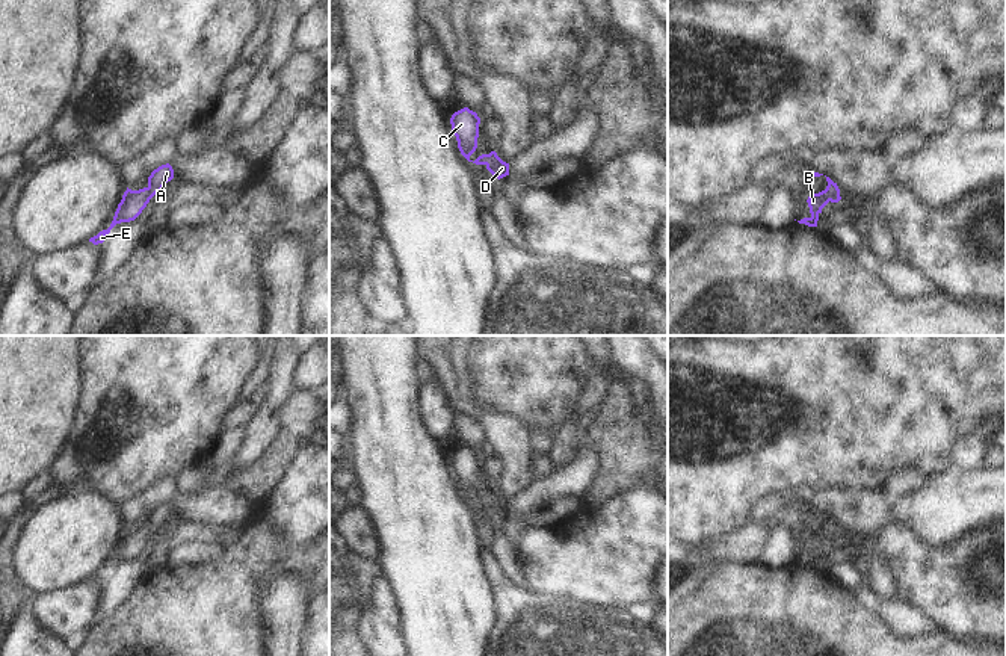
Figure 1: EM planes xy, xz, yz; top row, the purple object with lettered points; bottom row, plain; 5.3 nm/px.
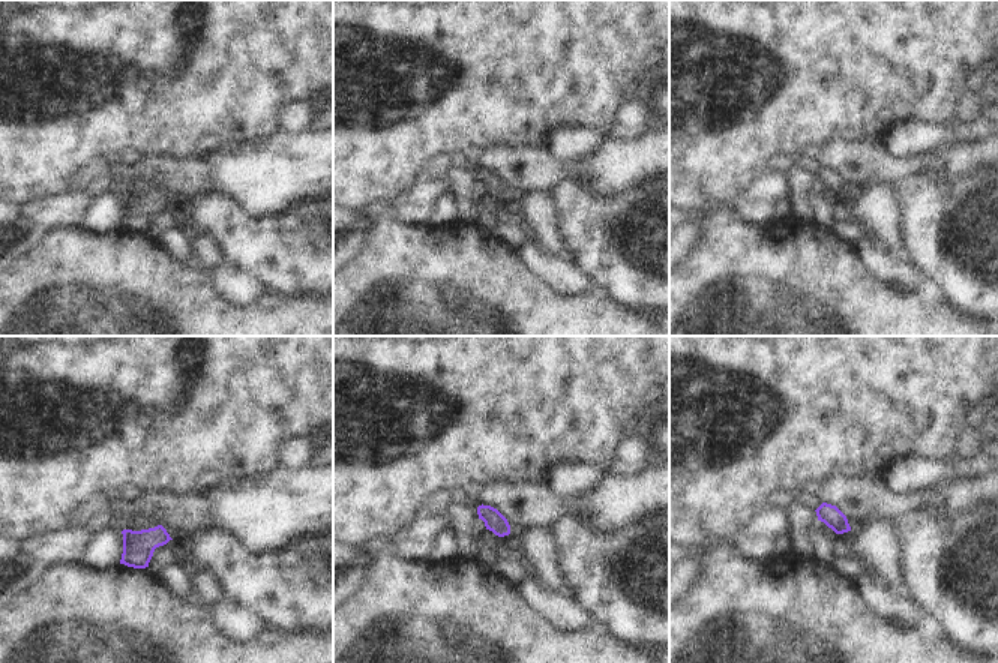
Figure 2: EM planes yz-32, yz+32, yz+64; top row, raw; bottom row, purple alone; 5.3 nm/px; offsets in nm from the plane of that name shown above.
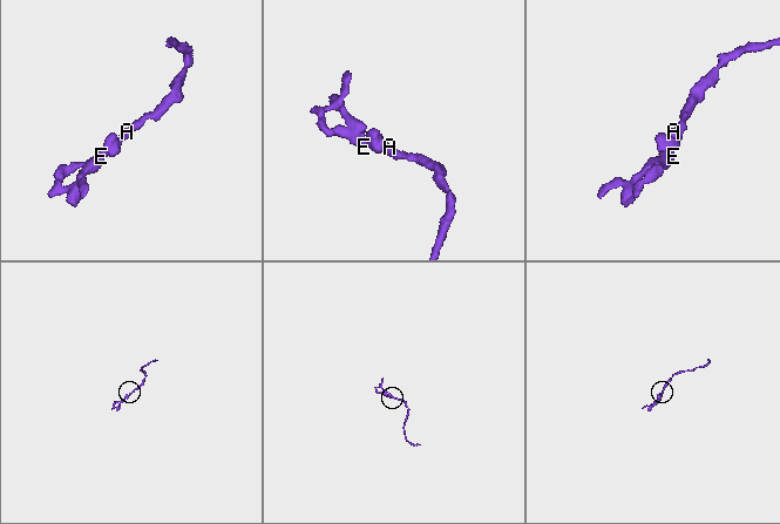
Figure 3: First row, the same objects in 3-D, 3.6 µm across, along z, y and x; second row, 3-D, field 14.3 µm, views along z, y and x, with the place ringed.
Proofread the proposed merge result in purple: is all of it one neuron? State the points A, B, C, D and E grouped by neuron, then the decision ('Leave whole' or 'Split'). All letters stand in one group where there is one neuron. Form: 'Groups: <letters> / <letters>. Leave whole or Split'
Groups: A B C D E. Leave whole.

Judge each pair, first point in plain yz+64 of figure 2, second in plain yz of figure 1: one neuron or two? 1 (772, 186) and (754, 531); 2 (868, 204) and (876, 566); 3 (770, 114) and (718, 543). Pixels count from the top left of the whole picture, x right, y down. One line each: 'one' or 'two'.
1: one
2: one
3: two

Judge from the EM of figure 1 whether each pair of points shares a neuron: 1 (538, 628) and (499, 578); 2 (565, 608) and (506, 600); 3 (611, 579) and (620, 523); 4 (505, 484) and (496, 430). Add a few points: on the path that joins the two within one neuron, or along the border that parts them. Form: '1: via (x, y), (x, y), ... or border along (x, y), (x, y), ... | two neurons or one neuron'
1: via (526, 615), (503, 590) | one neuron
2: via (550, 608), (521, 608) | one neuron
3: via (611, 566), (611, 552), (620, 543), (620, 537) | one neuron
4: via (511, 470), (509, 443) | one neuron

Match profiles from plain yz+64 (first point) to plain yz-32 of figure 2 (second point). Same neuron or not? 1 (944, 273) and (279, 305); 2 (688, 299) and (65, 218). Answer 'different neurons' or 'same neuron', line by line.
1: different neurons
2: different neurons

